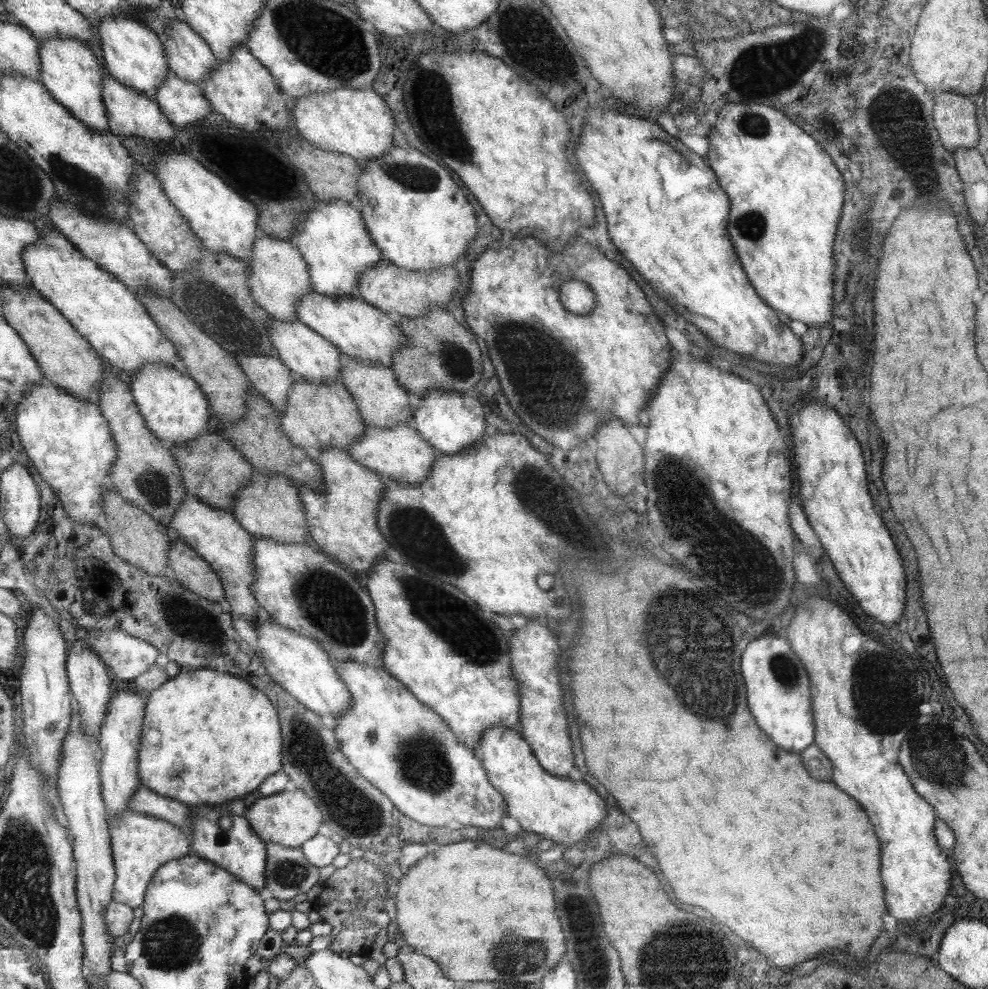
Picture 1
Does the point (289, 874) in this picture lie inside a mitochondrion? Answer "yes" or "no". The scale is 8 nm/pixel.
yes

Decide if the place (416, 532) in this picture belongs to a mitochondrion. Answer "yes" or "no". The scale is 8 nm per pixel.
yes

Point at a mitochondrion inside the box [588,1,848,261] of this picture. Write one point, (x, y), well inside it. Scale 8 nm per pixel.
(745, 72)

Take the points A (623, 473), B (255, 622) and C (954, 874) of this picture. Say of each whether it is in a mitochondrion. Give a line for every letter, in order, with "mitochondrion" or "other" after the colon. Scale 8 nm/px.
A: other
B: other
C: other

